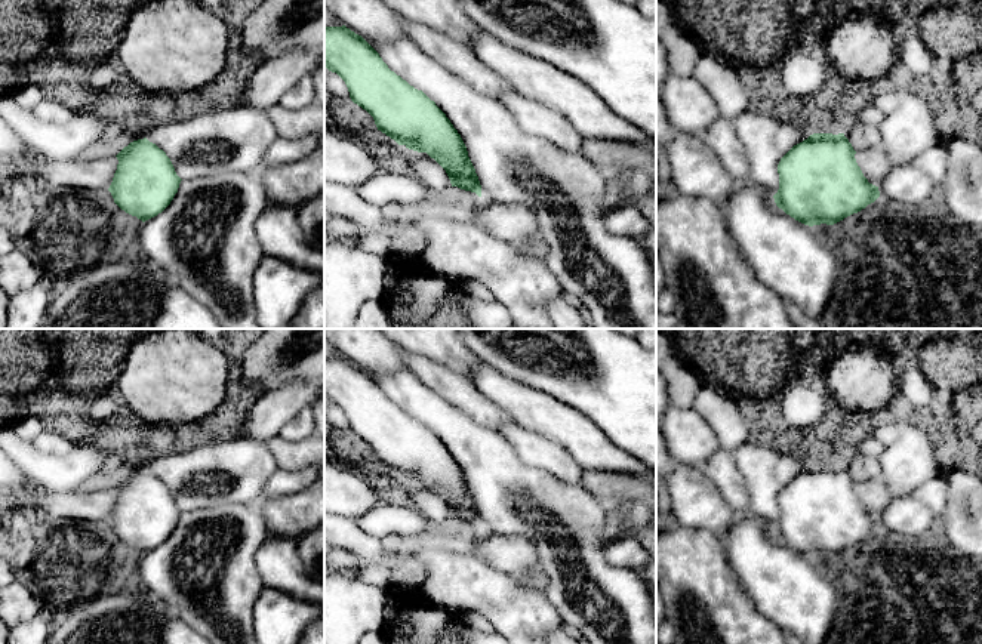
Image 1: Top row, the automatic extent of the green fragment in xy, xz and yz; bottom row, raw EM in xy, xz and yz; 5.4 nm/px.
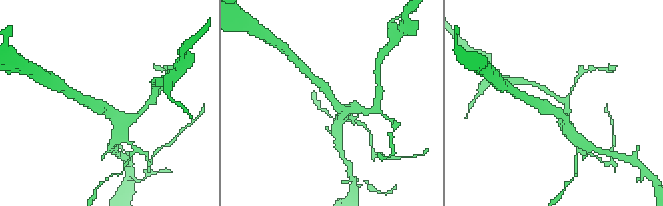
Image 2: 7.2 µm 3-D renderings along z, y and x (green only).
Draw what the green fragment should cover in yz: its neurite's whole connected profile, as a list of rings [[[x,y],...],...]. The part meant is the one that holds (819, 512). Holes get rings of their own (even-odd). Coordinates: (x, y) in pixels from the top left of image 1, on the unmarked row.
[[[813,465],[779,493],[775,534],[795,552],[834,557],[880,529],[868,514],[844,465]]]

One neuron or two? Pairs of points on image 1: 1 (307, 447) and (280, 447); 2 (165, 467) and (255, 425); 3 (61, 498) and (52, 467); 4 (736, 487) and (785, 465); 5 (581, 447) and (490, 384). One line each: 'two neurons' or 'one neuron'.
1: one neuron
2: two neurons
3: two neurons
4: two neurons
5: one neuron

